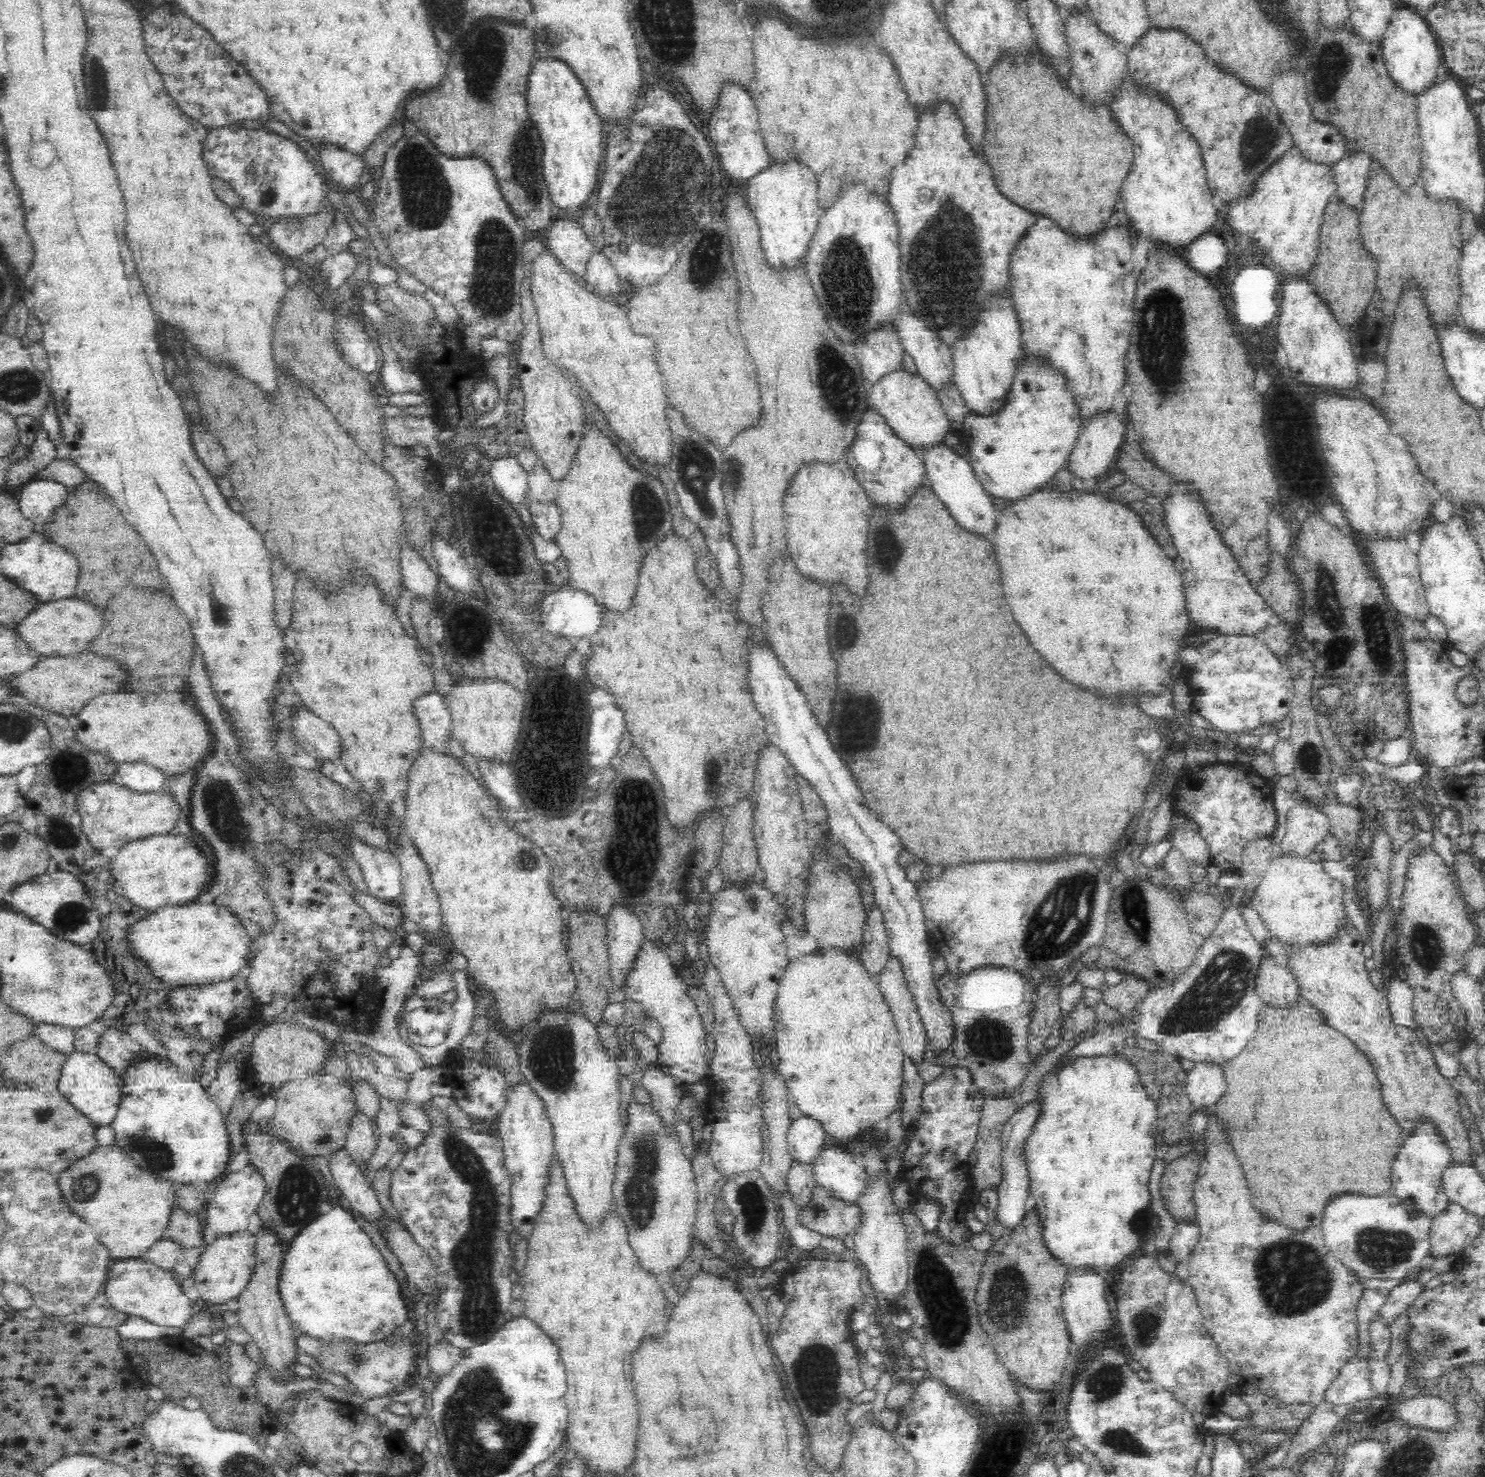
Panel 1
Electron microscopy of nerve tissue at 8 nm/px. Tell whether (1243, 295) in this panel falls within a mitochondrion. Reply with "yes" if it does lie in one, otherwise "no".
no

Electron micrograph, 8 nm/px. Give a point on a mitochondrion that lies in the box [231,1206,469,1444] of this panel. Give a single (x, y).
(352, 1357)

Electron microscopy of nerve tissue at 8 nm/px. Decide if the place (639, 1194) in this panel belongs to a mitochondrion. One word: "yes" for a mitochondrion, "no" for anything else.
yes

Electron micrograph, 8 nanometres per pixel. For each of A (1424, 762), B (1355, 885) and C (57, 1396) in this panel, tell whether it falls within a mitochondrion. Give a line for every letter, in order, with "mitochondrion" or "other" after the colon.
A: other
B: other
C: other

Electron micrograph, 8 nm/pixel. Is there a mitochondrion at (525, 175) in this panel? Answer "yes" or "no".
yes

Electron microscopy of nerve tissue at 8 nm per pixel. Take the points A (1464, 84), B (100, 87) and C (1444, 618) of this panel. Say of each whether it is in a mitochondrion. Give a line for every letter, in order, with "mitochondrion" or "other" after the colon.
A: other
B: mitochondrion
C: other

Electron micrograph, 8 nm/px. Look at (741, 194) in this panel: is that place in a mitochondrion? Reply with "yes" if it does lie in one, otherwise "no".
no

